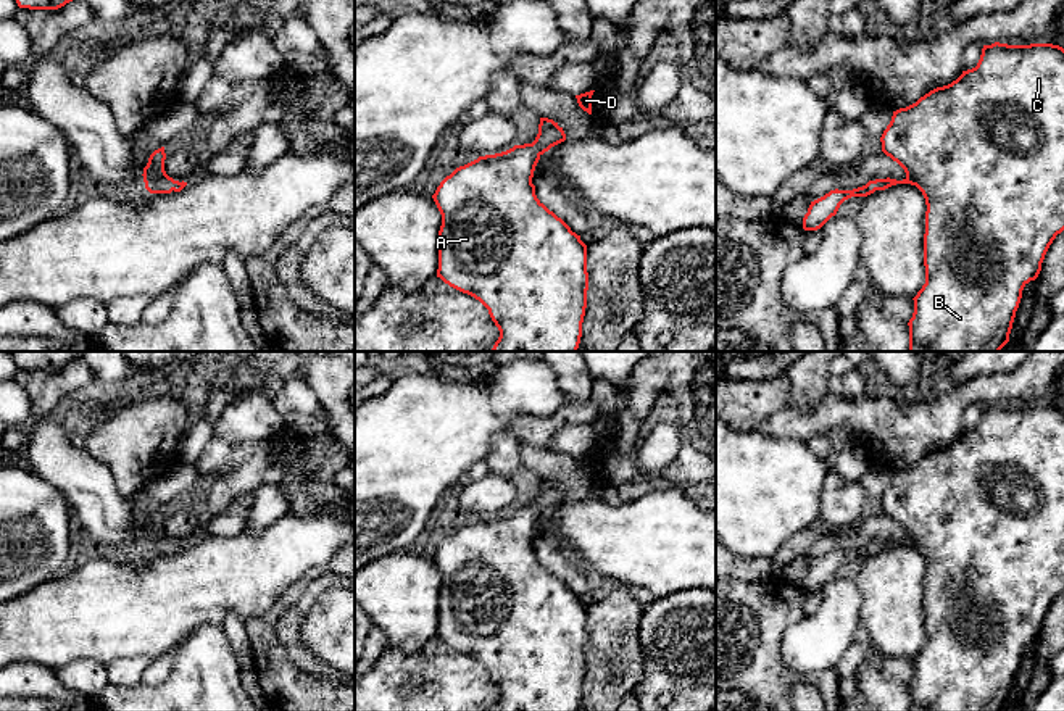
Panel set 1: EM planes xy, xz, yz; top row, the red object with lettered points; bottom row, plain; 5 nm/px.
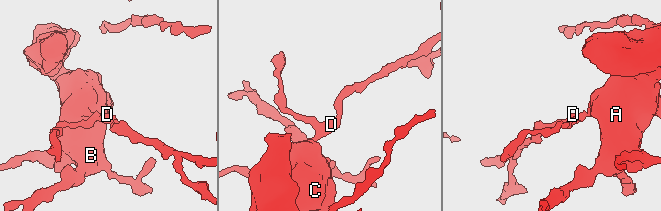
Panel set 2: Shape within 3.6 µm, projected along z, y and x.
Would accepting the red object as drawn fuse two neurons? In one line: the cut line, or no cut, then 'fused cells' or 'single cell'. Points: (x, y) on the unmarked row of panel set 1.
no cut; single cell

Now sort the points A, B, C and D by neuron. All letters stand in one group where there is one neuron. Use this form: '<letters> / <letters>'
A B C D

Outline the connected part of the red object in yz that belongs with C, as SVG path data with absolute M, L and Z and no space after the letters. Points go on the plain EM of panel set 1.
M1053 405L983 406L975 429L893 472L880 503L882 513L904 530L906 538L830 551L811 563L803 590L821 590L851 558L867 558L896 545L916 547L927 566L925 645L912 659L909 711L1001 711L1009 703L1024 648L1038 638L1049 606L1064 592L1064 410Z

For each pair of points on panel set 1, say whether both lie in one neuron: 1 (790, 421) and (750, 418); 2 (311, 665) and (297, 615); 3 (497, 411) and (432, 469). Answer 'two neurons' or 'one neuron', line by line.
1: two neurons
2: one neuron
3: one neuron

